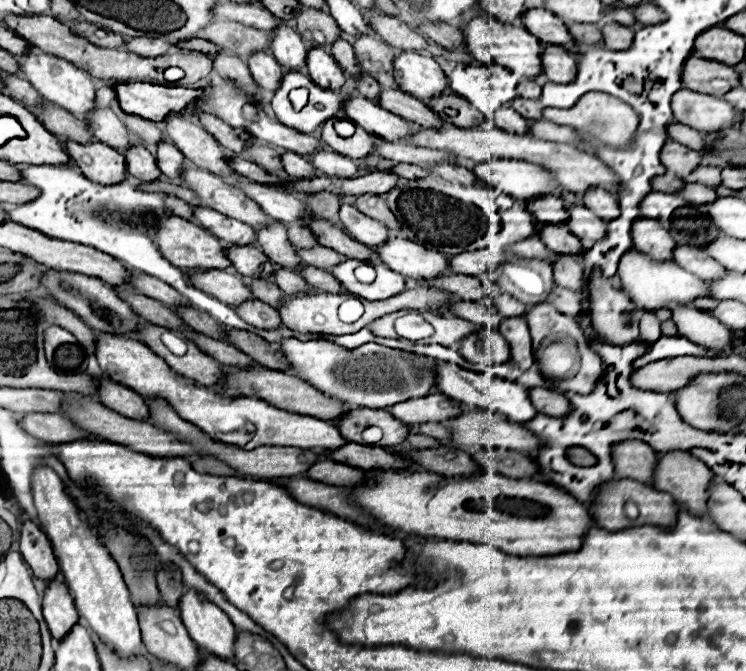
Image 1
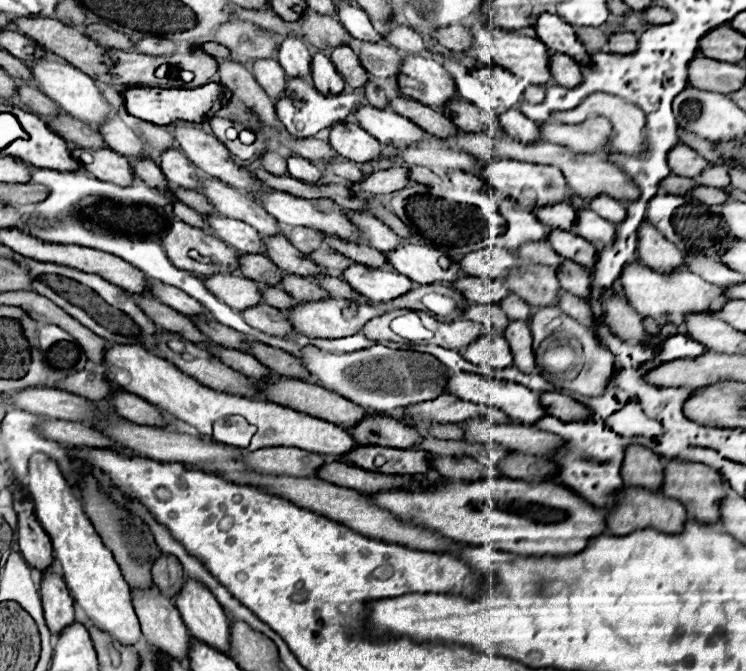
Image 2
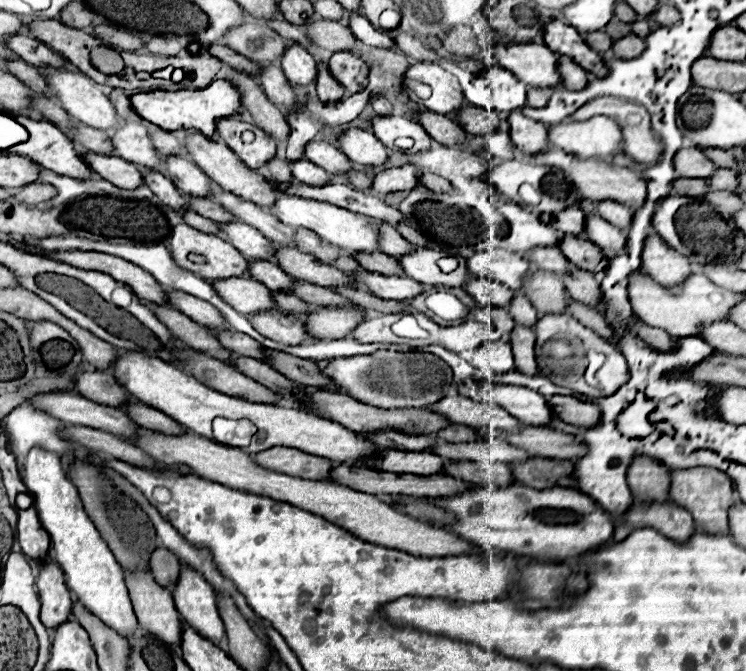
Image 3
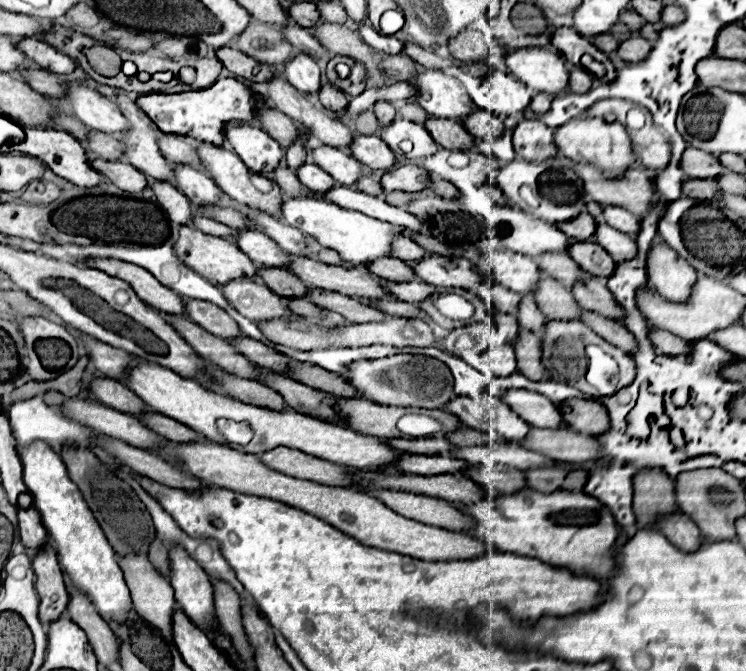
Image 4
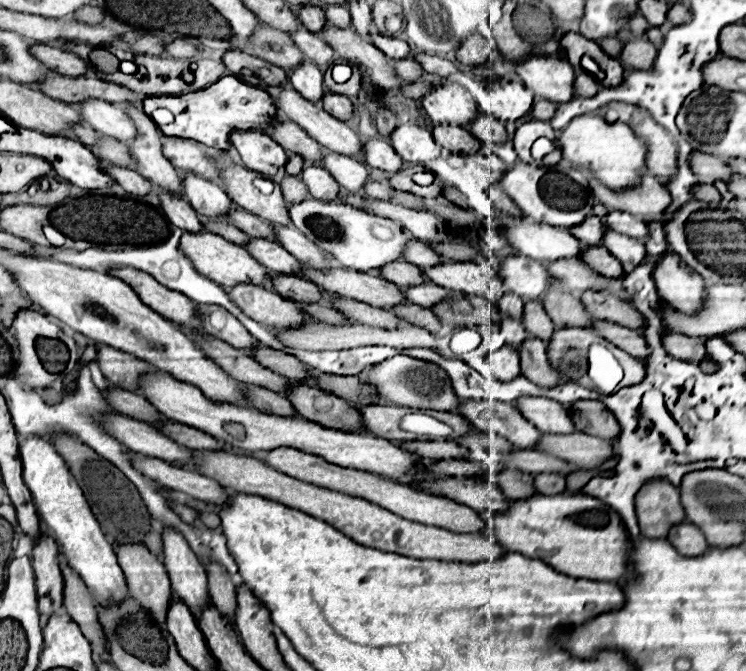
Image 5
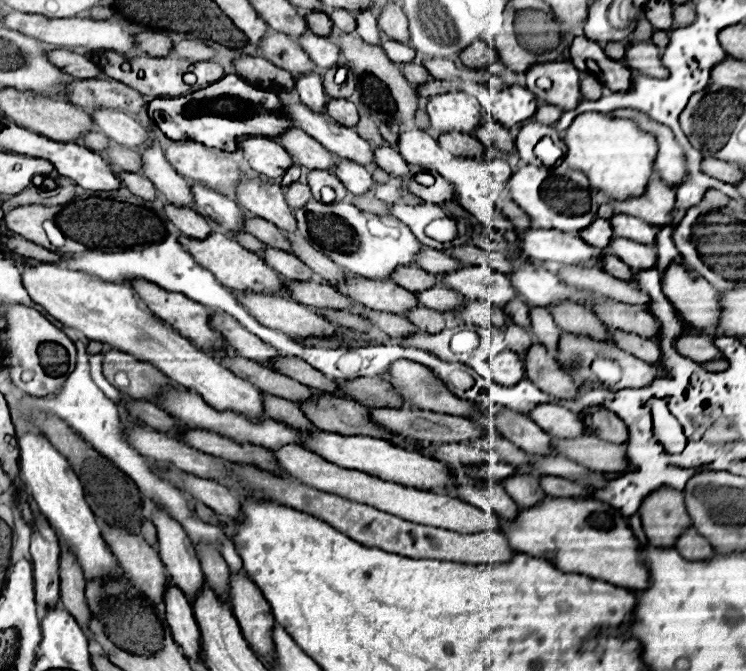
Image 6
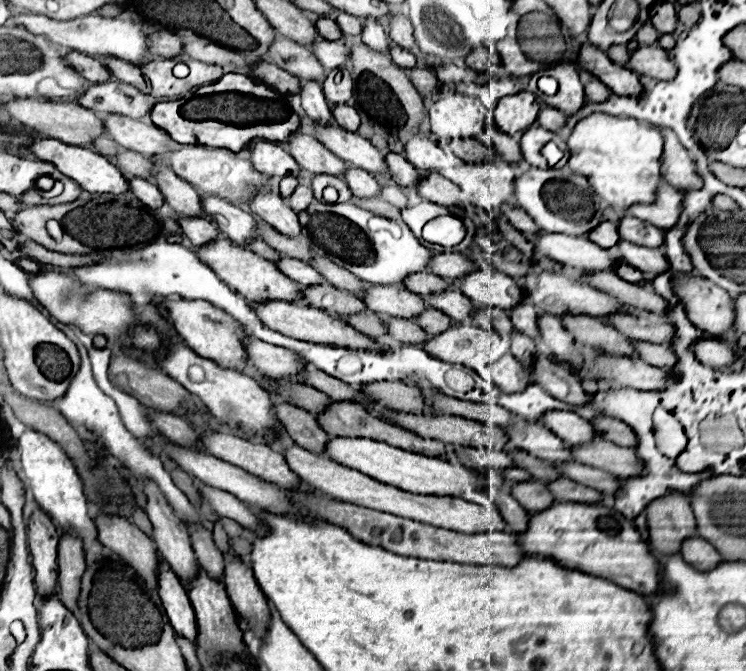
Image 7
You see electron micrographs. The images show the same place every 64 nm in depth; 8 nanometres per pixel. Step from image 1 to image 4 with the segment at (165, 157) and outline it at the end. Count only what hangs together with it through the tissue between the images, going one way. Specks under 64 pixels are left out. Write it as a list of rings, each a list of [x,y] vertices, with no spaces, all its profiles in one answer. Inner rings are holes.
[[[170,163],[176,176],[176,188],[186,194],[194,206],[218,204],[220,188],[202,170],[194,170],[188,164]]]

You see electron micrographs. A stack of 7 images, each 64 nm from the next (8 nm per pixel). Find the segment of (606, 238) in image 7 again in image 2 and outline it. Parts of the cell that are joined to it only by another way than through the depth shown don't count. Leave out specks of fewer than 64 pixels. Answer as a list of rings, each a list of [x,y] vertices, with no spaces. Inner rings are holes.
[[[558,202],[552,206],[534,208],[534,214],[542,224],[554,226],[554,228],[570,228],[574,224],[574,208],[568,202]]]

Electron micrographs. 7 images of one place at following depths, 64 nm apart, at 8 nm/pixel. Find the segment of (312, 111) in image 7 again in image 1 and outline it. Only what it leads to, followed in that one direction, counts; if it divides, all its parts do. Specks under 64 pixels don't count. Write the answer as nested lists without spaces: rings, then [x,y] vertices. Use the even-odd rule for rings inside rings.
[[[280,24],[278,28],[274,28],[272,40],[270,40],[270,50],[282,66],[294,66],[296,70],[300,70],[306,64],[308,50],[306,50],[302,38],[286,24]]]

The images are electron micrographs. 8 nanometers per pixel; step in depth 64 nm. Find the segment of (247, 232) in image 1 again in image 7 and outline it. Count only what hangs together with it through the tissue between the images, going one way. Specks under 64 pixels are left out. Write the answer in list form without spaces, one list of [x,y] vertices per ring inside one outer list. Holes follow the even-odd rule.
[[[280,256],[276,260],[276,266],[282,274],[292,278],[294,282],[300,282],[300,286],[312,286],[312,284],[318,284],[318,282],[324,282],[324,278],[310,264],[296,260],[296,258]]]

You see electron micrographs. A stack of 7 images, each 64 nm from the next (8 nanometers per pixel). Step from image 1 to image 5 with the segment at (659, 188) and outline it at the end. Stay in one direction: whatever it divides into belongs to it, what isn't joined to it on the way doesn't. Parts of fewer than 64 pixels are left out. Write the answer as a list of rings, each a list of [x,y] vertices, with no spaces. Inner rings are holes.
[[[696,184],[692,190],[694,200],[706,200],[706,202],[720,202],[720,192],[712,184]]]

